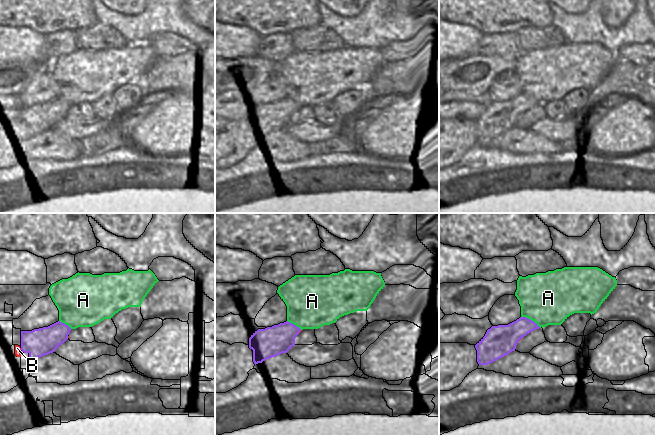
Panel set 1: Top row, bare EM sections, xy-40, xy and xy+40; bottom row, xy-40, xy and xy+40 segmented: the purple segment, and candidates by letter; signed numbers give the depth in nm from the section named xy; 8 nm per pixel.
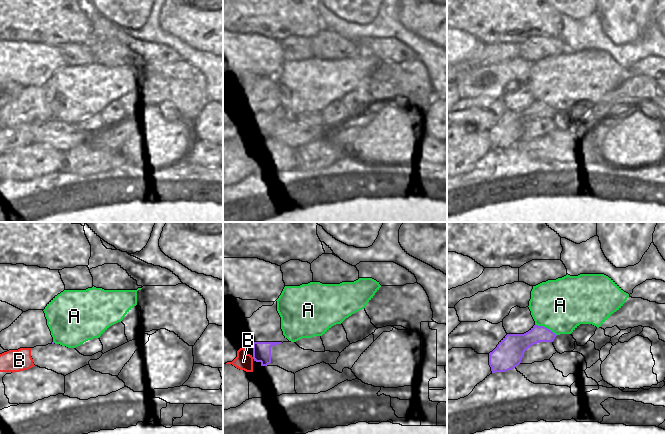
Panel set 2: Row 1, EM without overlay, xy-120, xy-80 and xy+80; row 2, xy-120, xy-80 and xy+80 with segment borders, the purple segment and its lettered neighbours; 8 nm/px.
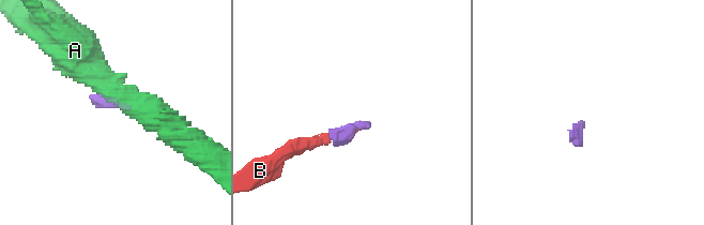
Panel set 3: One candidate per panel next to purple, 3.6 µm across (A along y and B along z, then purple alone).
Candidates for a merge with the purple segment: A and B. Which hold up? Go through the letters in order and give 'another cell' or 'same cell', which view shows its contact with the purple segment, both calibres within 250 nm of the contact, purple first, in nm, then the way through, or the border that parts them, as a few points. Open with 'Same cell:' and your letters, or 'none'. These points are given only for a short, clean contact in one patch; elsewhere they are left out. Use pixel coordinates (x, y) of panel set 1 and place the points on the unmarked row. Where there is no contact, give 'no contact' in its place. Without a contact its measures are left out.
Same cell: B
A: another cell; contact in xy+40; calibres 200 and 420 nm
B: same cell; contact in xy; calibres 240 and 20 nm

